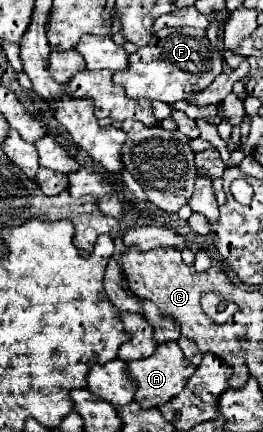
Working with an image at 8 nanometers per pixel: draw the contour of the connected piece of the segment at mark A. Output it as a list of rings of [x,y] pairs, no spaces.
[[[176,342],[158,344],[152,356],[126,362],[126,368],[128,368],[132,382],[136,384],[134,400],[140,402],[140,406],[144,406],[144,408],[156,408],[156,406],[168,402],[170,398],[178,396],[184,388],[184,380],[194,374],[194,366],[184,358],[184,354]]]

